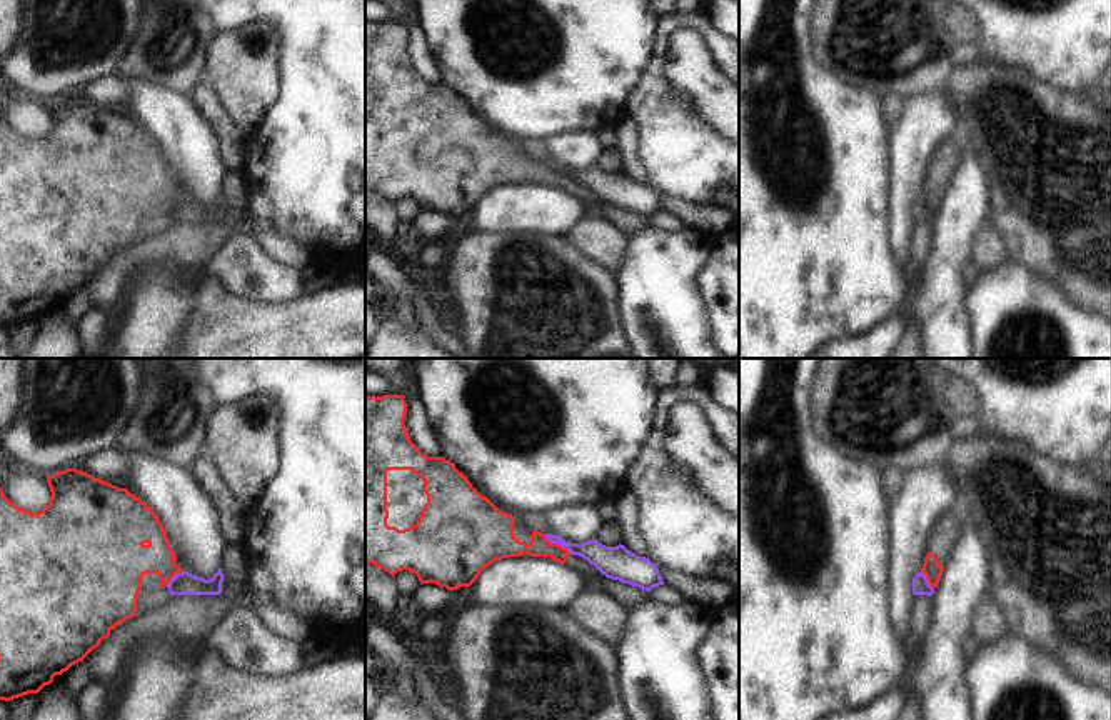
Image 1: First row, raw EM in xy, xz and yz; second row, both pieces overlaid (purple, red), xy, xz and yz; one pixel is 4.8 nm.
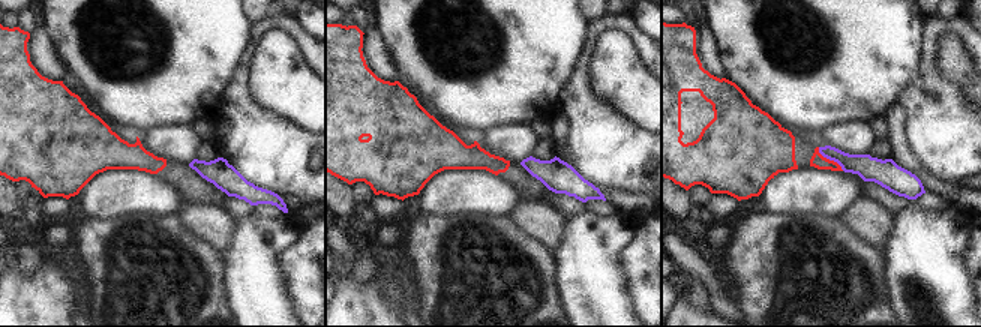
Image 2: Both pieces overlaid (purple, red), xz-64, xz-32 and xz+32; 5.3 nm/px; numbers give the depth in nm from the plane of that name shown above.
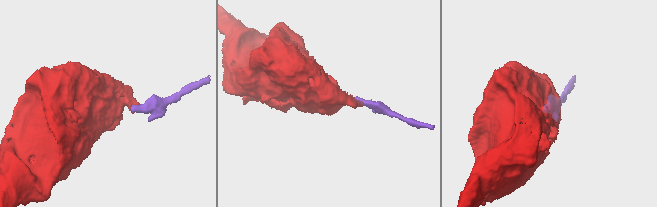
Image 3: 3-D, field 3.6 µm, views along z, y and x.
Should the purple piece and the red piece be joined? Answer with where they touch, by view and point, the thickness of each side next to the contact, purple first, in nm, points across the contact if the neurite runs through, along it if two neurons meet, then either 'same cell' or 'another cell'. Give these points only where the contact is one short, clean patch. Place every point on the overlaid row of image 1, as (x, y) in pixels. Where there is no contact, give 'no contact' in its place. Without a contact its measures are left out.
contact xz (558, 542); calibres 130 and 120 nm; border xz (544, 535), (571, 554); another cell

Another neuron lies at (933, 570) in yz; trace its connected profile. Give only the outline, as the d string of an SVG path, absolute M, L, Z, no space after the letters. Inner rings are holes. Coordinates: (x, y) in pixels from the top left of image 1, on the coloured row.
M956 510L948 512L936 520L928 540L928 555L924 558L922 573L933 588L938 587L951 550L961 533L961 517Z

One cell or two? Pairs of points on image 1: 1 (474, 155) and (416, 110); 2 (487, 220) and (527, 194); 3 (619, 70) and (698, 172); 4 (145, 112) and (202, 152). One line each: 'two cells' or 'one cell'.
1: one cell
2: one cell
3: two cells
4: one cell

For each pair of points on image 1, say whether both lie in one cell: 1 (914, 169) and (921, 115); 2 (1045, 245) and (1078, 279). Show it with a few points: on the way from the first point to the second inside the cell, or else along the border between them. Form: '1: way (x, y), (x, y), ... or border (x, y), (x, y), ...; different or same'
1: way (914, 155), (914, 139), (921, 129); same
2: way (1053, 254), (1070, 270); same

